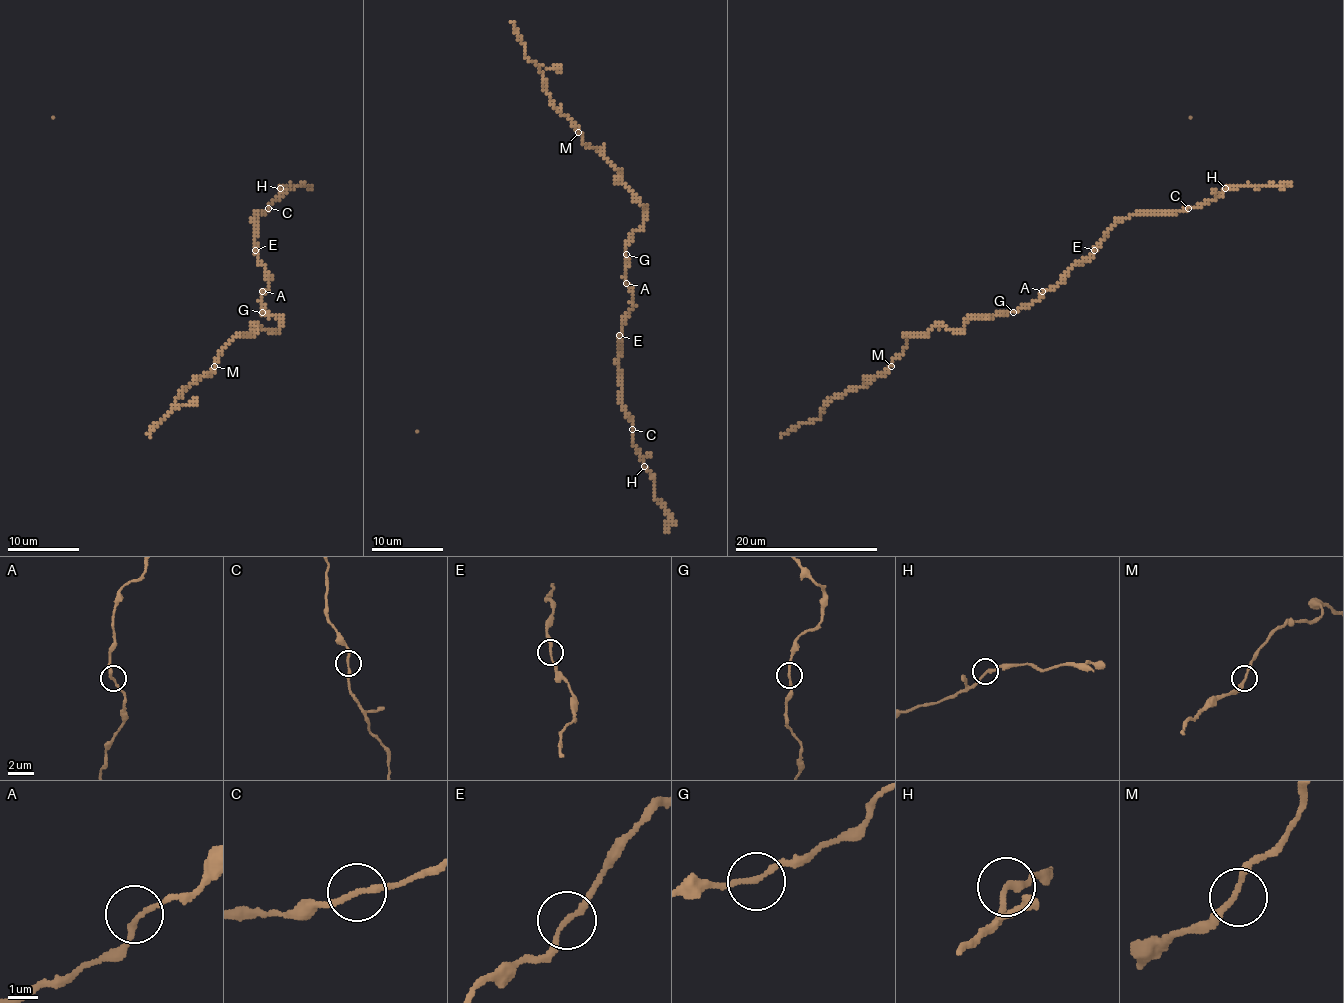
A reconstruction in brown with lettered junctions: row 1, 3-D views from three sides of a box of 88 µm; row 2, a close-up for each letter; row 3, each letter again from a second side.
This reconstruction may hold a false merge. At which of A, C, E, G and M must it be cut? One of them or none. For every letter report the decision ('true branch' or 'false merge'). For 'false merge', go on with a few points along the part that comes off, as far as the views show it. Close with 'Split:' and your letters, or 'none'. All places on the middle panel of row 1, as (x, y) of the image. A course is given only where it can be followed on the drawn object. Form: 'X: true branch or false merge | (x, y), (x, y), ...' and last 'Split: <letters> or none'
A: true branch
C: false merge | (632, 429), (635, 450), (653, 479), (655, 497), (669, 520), (666, 529), (669, 533)
E: true branch
G: true branch
M: true branch
Split: C

